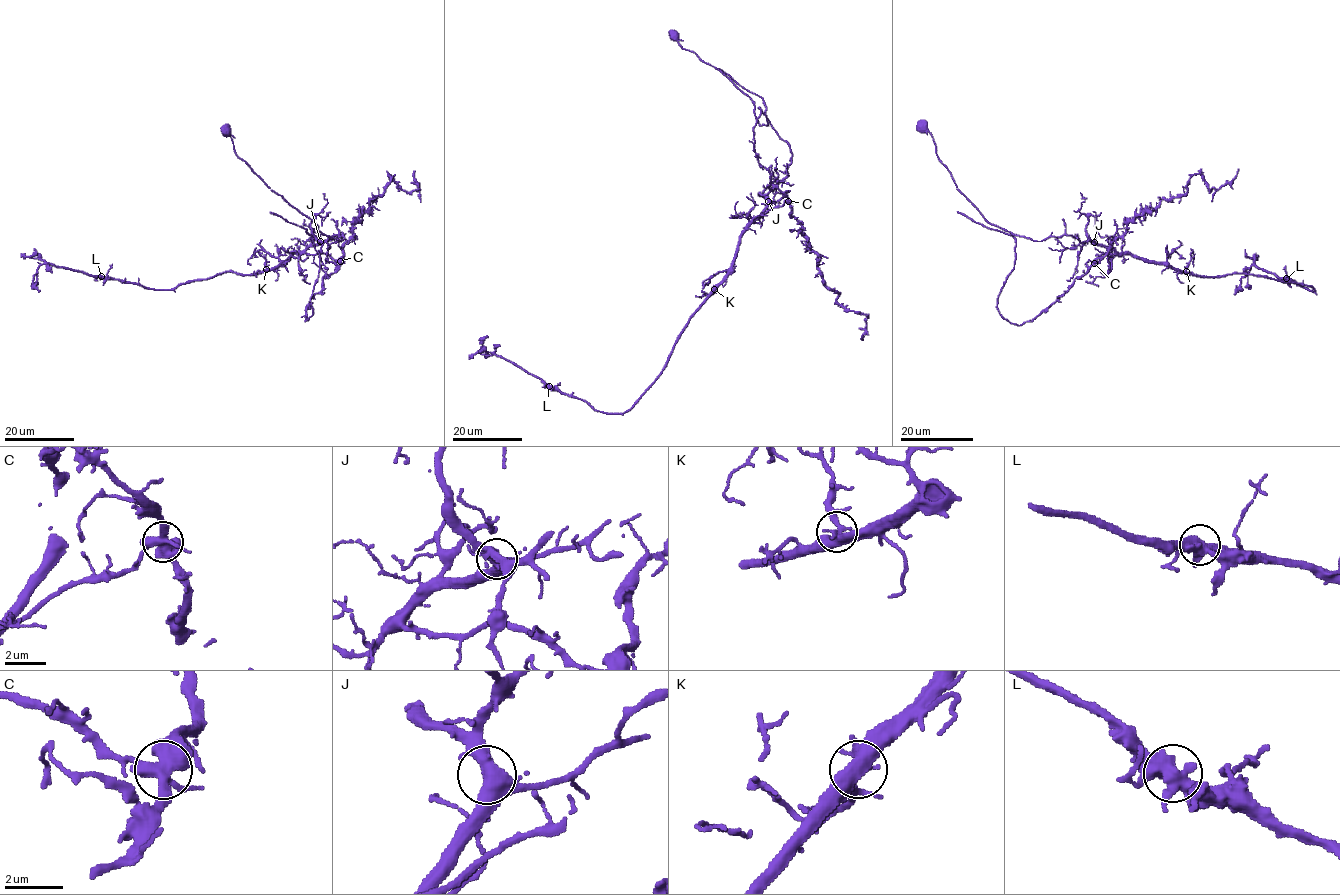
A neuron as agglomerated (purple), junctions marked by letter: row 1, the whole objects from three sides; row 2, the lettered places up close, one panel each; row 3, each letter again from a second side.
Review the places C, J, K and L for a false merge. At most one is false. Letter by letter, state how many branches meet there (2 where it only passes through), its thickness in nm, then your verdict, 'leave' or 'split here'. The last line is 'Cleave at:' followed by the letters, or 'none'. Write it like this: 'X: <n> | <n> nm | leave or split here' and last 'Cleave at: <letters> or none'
C: 4 | 500 nm | split here
J: 4 | 440 nm | leave
K: 4 | 360 nm | leave
L: 4 | 460 nm | leave
Cleave at: C

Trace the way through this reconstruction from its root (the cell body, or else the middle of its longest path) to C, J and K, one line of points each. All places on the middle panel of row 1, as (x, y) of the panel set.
C: (731, 265), (739, 238), (750, 222), (787, 201)
J: (731, 265), (740, 234), (768, 201)
K: (731, 265), (729, 275), (714, 289)

